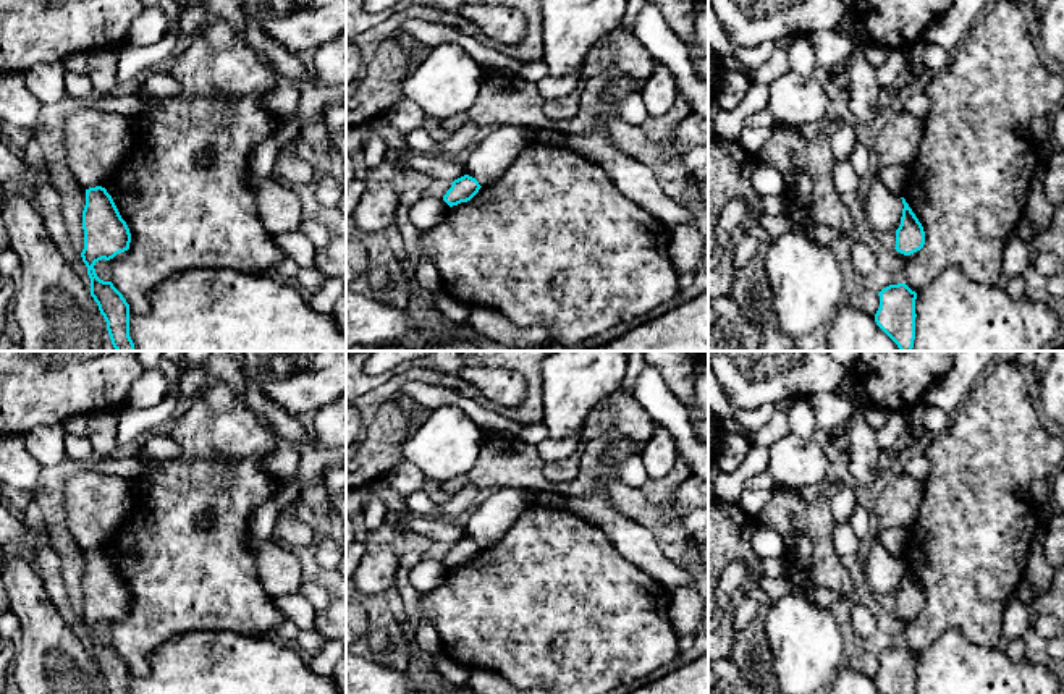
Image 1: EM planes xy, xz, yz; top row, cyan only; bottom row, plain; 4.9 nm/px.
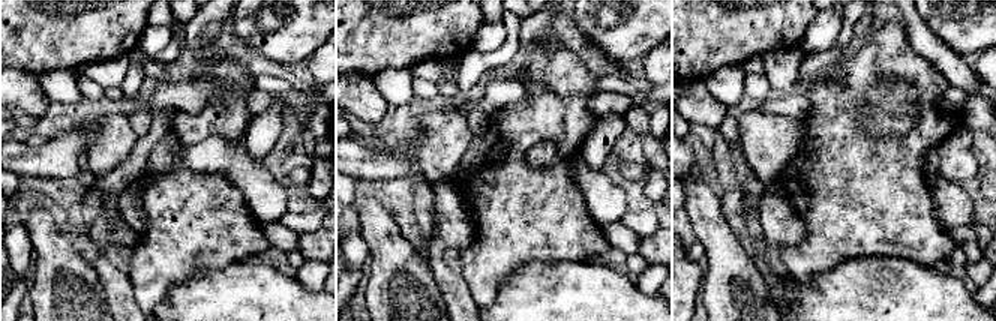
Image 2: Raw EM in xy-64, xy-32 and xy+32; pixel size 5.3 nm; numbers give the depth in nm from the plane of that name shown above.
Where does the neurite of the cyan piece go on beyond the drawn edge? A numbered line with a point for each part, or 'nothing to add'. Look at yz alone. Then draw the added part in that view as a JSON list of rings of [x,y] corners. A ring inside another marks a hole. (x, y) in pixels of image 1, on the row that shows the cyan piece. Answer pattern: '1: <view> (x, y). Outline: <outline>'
nothing to add

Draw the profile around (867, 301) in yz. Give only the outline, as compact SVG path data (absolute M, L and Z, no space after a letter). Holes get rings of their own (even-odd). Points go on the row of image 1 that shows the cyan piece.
M863 288L857 293L852 293L849 298L849 306L875 317L880 307L880 296L876 291Z

